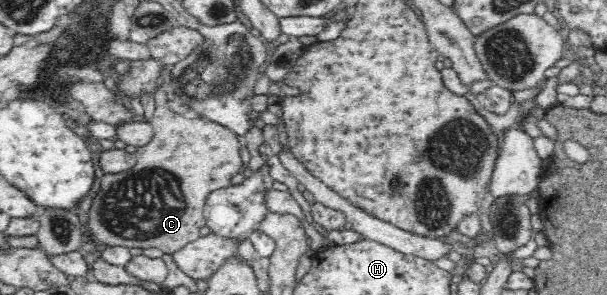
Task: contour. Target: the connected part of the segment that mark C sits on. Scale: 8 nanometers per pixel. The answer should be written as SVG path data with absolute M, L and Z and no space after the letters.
M160 84L153 93L155 110L148 120L152 127L152 138L149 143L138 147L134 153L137 163L123 173L107 173L100 177L99 191L91 201L88 225L97 242L106 246L131 248L157 248L165 254L176 253L189 243L200 239L201 229L206 225L204 217L207 197L210 193L231 185L233 175L243 167L241 143L239 136L220 123L196 116L181 115L168 107L166 87Z

